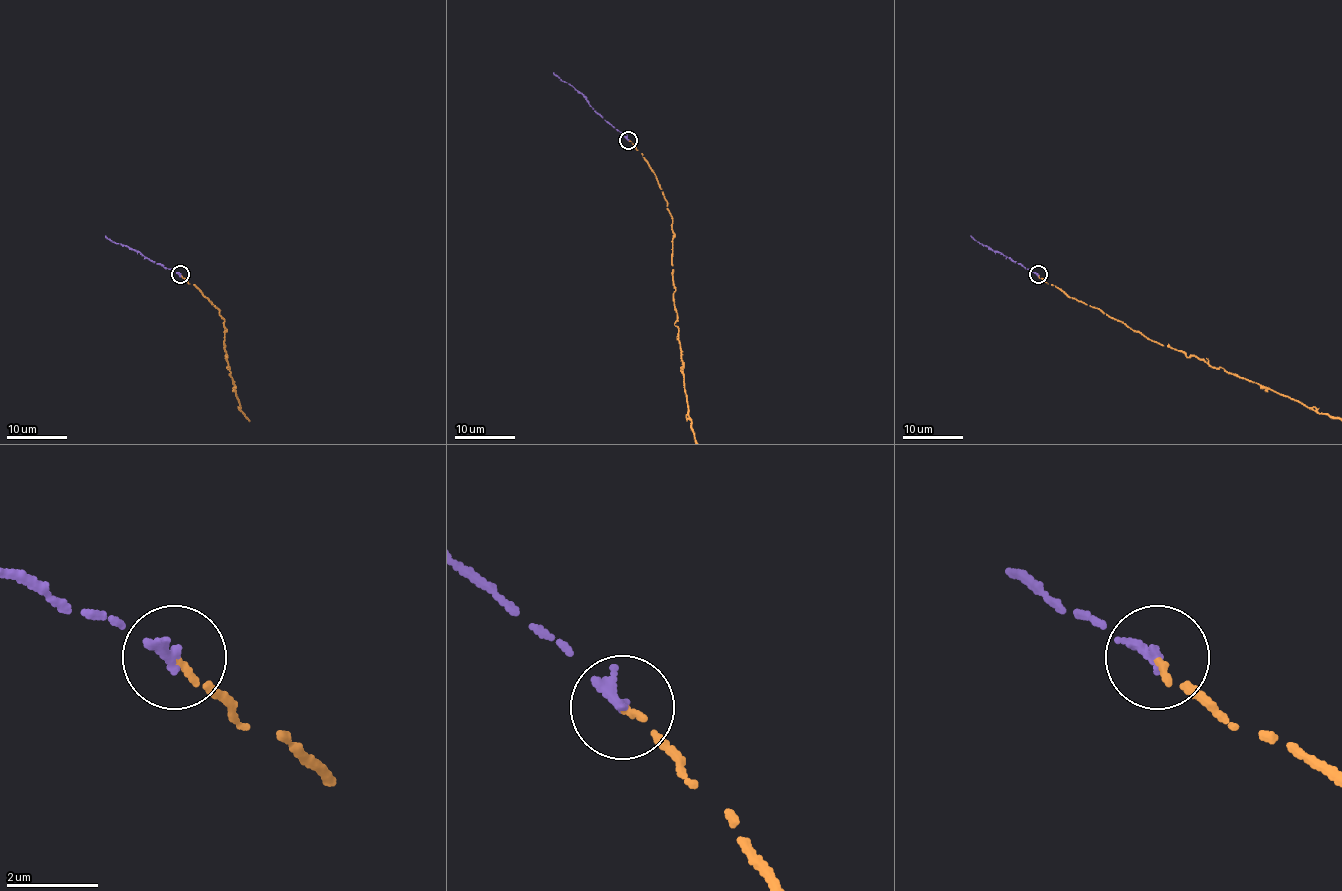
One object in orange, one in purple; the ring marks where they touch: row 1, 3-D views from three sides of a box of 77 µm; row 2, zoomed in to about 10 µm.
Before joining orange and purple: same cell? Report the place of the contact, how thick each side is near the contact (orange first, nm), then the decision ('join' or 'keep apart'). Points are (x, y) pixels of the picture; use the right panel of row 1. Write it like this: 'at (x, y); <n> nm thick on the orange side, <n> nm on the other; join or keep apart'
at (1038, 274); 120 nm thick on the orange side, 220 nm on the other; join

